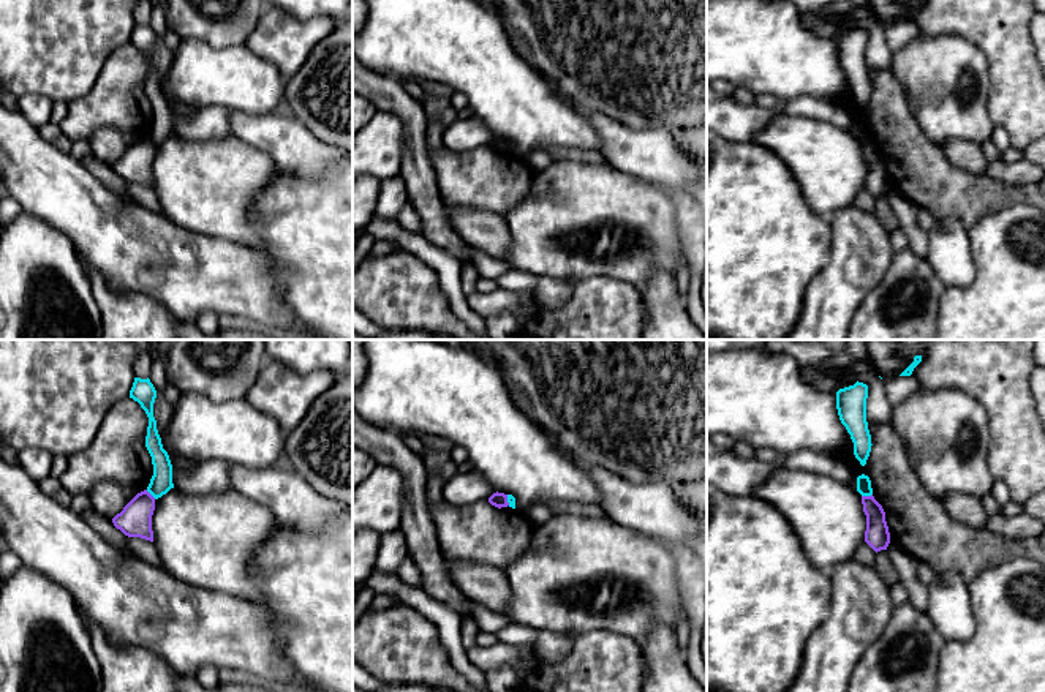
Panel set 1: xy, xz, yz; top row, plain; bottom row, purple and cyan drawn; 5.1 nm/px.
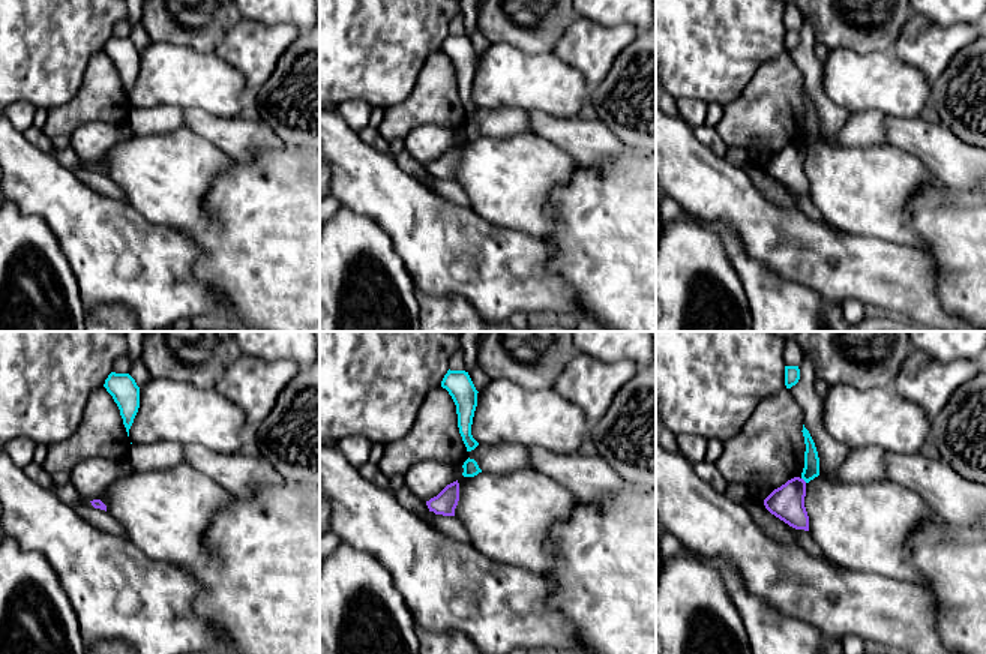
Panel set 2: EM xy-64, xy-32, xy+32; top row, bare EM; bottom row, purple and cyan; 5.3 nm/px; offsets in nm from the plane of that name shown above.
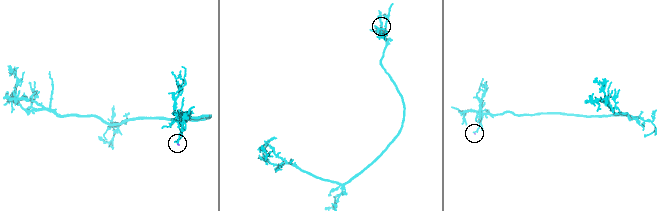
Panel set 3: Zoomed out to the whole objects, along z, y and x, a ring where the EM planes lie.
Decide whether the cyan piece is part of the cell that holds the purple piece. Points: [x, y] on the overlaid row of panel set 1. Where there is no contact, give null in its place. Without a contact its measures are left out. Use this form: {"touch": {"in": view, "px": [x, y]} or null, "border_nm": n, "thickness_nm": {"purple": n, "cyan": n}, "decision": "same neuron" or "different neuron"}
{"touch": {"in": "yz", "px": [867, 496]}, "border_nm": 60, "thickness_nm": {"purple": 120, "cyan": 80}, "decision": "different neuron"}

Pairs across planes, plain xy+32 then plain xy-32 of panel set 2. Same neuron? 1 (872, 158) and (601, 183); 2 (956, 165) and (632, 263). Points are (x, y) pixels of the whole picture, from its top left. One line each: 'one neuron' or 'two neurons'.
1: two neurons
2: two neurons

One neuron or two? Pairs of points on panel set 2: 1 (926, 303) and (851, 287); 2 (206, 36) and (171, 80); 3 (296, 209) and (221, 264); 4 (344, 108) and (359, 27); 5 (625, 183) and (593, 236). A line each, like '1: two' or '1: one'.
1: one
2: two
3: one
4: two
5: one

